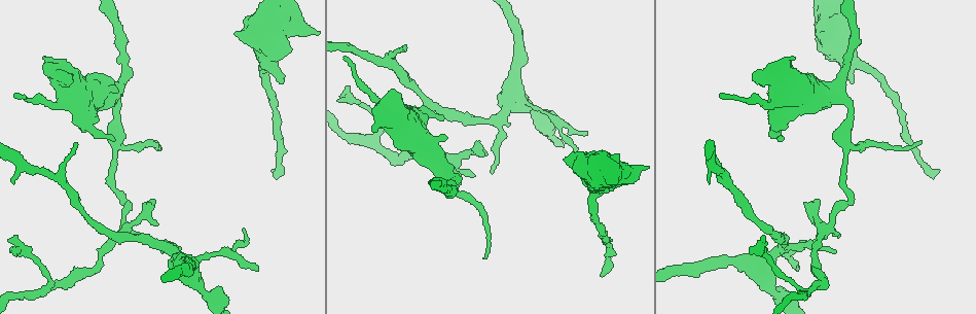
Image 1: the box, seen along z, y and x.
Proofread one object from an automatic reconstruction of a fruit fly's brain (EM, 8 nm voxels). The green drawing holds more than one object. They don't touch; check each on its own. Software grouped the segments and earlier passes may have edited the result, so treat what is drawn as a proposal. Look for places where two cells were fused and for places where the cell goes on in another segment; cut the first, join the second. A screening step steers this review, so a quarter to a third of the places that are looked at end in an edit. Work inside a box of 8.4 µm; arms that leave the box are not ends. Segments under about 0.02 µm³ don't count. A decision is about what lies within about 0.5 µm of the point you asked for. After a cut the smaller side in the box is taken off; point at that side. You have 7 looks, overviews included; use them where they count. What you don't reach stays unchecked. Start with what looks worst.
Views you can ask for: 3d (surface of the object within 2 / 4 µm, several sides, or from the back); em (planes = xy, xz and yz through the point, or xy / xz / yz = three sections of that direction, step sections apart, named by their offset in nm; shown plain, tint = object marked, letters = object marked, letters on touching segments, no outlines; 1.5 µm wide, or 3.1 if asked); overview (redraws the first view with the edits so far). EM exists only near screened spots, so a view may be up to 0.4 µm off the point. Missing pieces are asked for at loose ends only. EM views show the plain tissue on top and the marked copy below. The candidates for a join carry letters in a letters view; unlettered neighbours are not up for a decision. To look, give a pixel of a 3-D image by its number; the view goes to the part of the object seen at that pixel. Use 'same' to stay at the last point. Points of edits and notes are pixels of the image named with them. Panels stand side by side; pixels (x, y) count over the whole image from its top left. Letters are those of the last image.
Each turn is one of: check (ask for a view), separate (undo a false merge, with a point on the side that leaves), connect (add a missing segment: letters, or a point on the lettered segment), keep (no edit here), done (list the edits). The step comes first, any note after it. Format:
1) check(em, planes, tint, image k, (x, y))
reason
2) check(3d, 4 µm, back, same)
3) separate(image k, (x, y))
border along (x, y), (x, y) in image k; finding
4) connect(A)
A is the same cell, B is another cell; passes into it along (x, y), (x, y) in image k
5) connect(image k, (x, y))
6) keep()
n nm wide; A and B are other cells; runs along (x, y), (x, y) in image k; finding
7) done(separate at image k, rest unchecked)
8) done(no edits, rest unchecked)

check(em, yz, step 8, letters, image 1, (586, 134))
tapers out

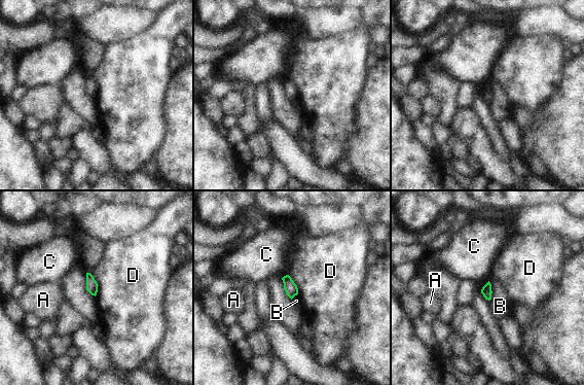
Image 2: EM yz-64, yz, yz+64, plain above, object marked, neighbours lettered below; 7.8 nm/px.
keep()
A, B, C and D are other cells; border along (488, 281), (493, 292) in image 2; none of them fits

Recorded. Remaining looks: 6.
check(em, xy, step 8, letters, image 1, (346, 58))
end of a long branch

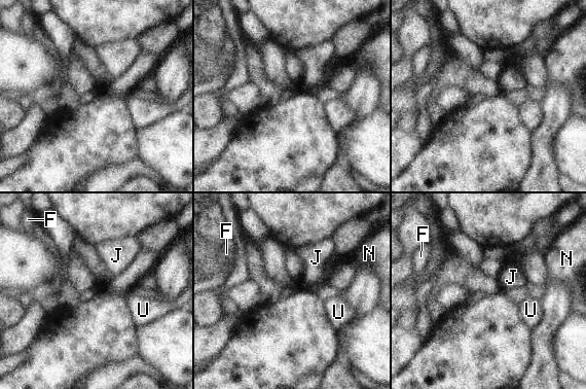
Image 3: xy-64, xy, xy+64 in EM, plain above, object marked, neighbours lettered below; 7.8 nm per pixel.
check(em, planes, letters, same)
another direction

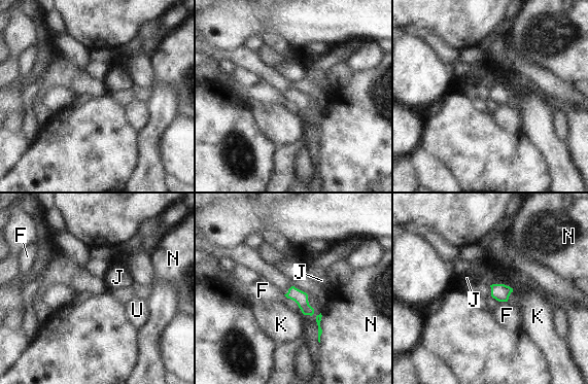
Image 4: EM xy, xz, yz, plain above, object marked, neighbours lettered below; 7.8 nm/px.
keep()
F, J, K, N and U are other cells; border along (500, 301), (507, 302) in image 4; no lettered segment goes on from it

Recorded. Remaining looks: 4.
check(em, xy, step 8, letters, image 1, (473, 176))
branch stops here

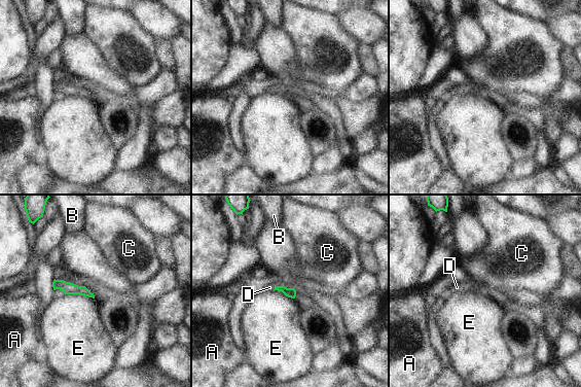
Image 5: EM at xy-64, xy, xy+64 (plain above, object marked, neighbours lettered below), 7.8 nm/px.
check(em, planes, letters, same)

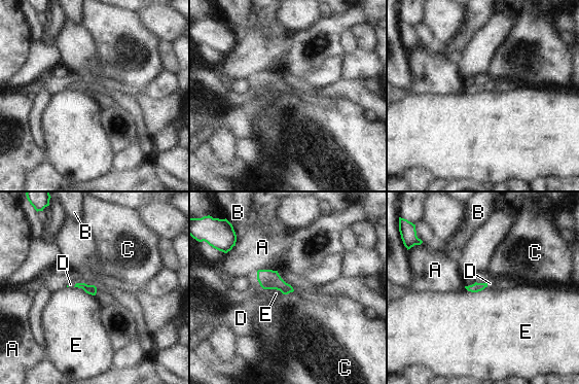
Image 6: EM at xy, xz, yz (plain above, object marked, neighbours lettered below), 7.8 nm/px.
keep()
A, B, C, D and E are other cells; border along (487, 286), (477, 291), (464, 287) in image 6; no lettered segment goes on from it

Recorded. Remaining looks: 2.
done(no edits, rest unchecked)

